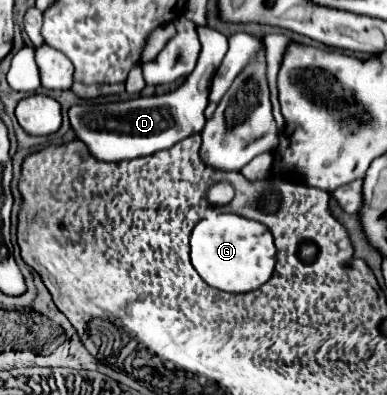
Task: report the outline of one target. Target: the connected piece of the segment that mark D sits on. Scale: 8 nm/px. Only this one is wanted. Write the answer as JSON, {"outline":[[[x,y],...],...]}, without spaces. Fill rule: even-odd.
{"outline":[[[198,28],[202,52],[194,74],[190,74],[176,90],[160,96],[138,96],[120,102],[84,102],[76,104],[68,110],[70,126],[76,136],[86,144],[90,156],[98,162],[122,162],[134,160],[142,156],[150,156],[158,150],[166,150],[174,146],[174,142],[186,138],[186,134],[194,134],[202,130],[204,108],[208,106],[210,82],[228,50],[228,38],[212,28]]]}

